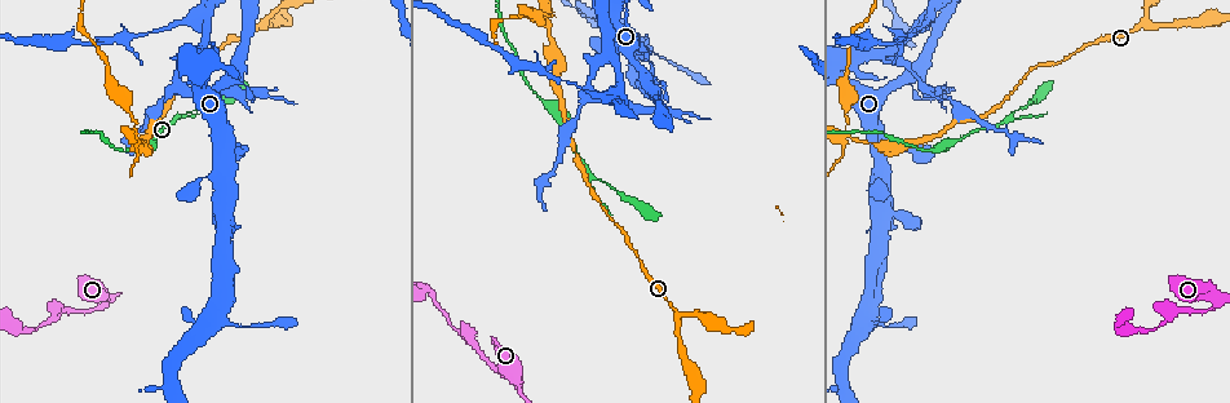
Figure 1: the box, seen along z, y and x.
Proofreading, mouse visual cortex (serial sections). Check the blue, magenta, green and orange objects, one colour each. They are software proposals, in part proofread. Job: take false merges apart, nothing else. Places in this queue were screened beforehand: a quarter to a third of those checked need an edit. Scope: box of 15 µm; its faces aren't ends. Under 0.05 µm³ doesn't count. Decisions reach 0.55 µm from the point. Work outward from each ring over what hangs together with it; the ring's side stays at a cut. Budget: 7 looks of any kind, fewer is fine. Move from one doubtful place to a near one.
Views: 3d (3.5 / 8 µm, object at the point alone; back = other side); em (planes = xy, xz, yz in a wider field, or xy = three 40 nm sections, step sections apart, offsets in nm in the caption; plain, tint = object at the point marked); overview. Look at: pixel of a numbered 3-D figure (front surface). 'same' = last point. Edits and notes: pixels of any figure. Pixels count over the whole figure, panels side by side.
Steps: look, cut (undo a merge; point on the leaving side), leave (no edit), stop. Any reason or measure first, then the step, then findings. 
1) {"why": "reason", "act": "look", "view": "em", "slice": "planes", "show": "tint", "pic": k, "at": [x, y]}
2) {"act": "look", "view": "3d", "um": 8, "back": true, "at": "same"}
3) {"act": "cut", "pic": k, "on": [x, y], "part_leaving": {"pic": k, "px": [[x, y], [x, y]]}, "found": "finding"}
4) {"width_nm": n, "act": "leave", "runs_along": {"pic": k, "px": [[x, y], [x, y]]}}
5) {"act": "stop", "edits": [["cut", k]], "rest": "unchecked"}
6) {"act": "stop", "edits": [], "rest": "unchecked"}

{"why": "narrows sharply", "act": "look", "view": "3d", "um": 3.5, "back": true, "pic": 1, "at": [1143, 25]}

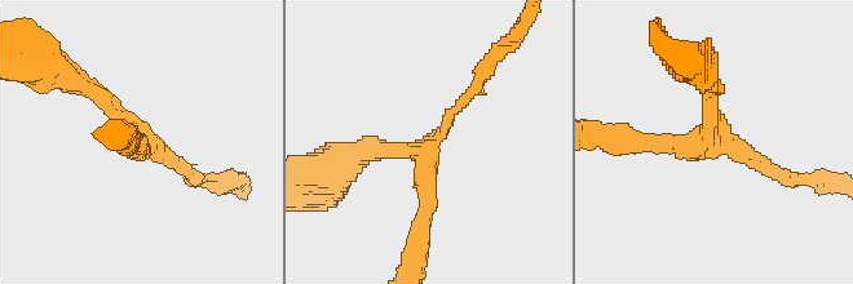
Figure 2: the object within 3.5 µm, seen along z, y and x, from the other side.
{"why": "shape alone is not enough", "act": "look", "view": "em", "slice": "xy", "step": 1, "show": "tint", "pic": 2, "at": [727, 141]}

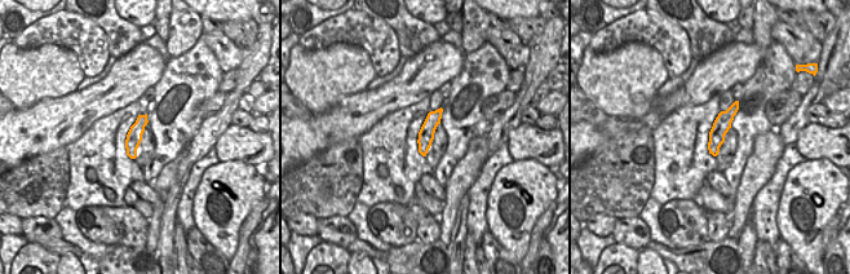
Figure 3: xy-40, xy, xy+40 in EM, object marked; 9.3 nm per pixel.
{"arms": 3, "act": "leave", "runs_along": {"pic": 2, "px": [[484, 71], [432, 143], [420, 220]]}, "found": "continuous, no second cell"}

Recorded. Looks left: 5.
{"act": "look", "view": "3d", "um": 3.5, "back": true, "pic": 1, "at": [848, 134]}

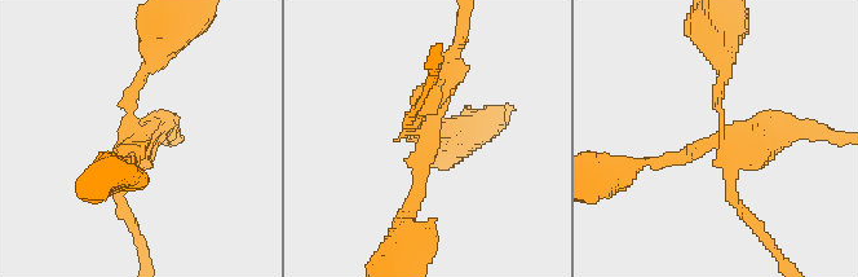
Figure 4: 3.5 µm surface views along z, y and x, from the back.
{"arms": 4, "arm_widths_nm": [150, 150, 200, 250], "act": "look", "view": "em", "slice": "xy", "step": 3, "show": "tint", "pic": 4, "at": [424, 131]}

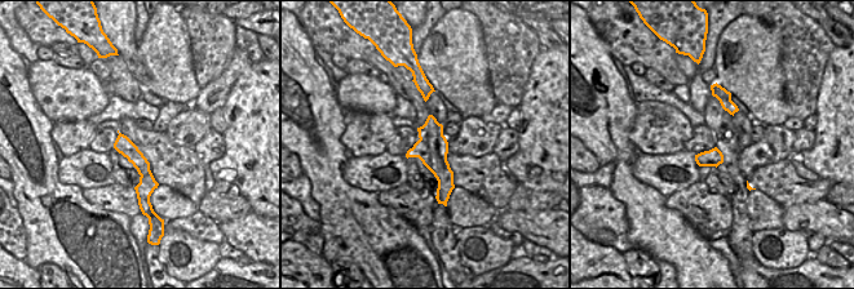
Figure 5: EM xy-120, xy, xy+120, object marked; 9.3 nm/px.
{"act": "cut", "pic": 4, "on": [140, 83], "border": {"pic": 5, "px": [[420, 137], [428, 147], [433, 172]]}, "found": "a second cell is stuck on"}

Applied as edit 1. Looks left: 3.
{"why": "arms part here", "act": "look", "view": "3d", "um": 3.5, "pic": 1, "at": [842, 61]}

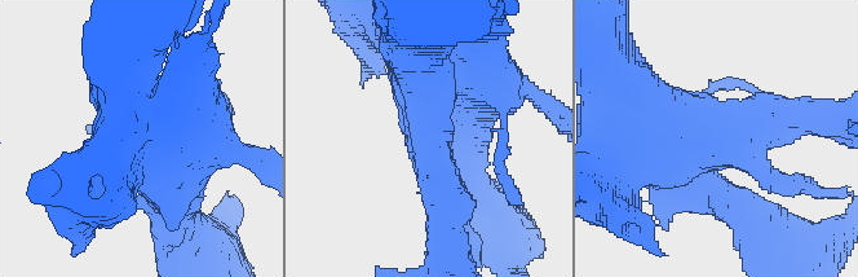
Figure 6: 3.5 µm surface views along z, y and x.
{"act": "cut", "pic": 6, "on": [701, 133], "part_leaving": {"pic": 6, "px": [[671, 154], [779, 115]]}, "found": "two cells meet here"}

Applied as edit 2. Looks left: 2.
{"act": "stop", "edits": [["cut", 4], ["cut", 6]], "rest": "unchecked"}

